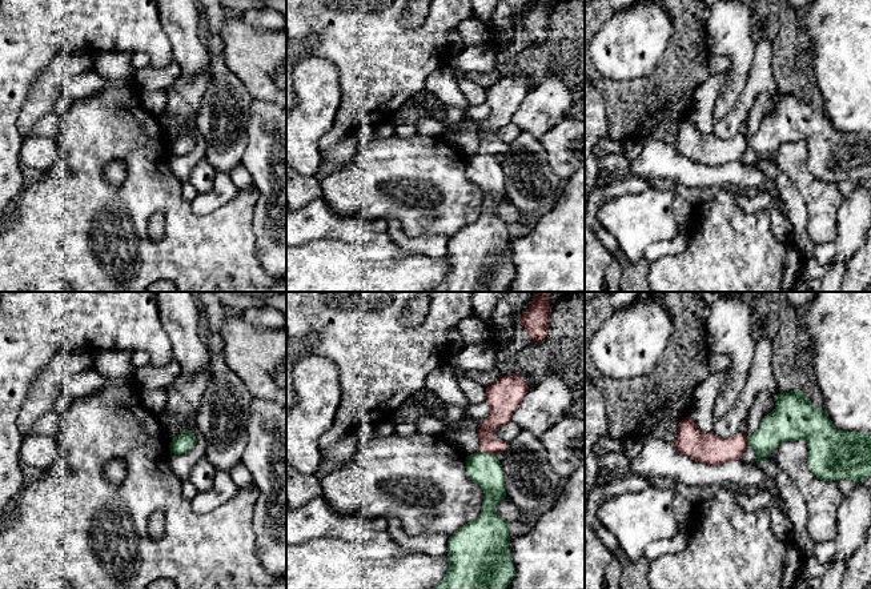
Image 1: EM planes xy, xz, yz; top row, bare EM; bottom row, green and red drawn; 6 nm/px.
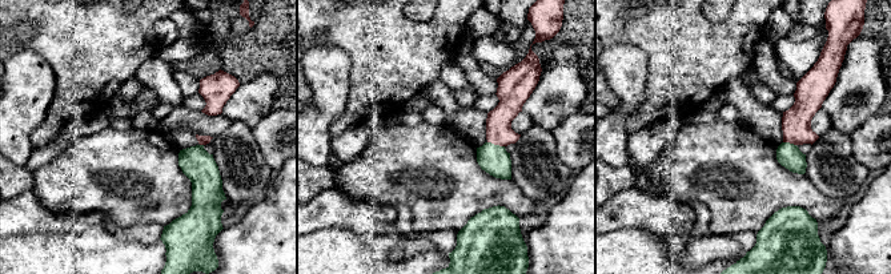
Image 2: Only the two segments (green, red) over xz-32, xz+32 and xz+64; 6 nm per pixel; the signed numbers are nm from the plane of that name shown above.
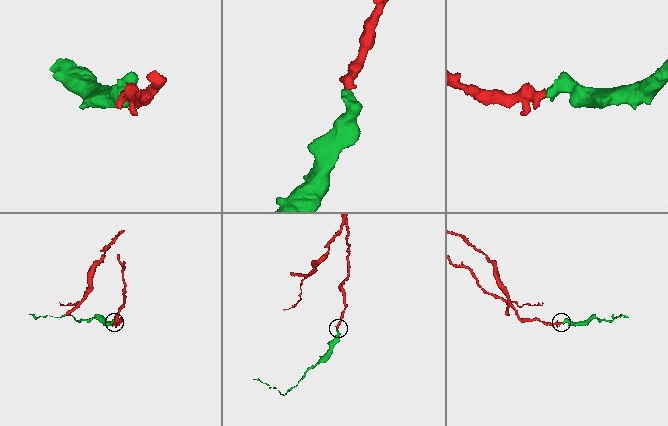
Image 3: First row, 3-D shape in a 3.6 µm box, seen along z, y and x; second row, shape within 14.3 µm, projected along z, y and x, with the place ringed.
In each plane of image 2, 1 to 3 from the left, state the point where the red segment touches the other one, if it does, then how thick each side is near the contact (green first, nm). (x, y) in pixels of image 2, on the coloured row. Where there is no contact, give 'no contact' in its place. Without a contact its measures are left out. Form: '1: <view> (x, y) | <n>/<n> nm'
1: xz-32 (201, 145) | 190/60 nm
2: xz+32 (496, 145) | 180/160 nm
3: xz+64 (789, 142) | 140/180 nm

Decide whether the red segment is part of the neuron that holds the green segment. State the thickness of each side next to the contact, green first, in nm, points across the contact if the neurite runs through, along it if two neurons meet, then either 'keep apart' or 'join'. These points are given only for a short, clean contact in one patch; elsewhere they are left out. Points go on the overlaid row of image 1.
200 nm thick on the green side, 120 nm on the other; runs through xz (484, 469), (486, 453), (488, 427), (500, 415); join

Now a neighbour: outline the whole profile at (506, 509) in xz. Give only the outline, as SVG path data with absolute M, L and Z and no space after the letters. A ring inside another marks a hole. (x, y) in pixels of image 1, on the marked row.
M507 496L503 500L501 500L499 504L495 506L495 513L505 518L507 522L513 522L527 517L525 512L522 512L507 498Z

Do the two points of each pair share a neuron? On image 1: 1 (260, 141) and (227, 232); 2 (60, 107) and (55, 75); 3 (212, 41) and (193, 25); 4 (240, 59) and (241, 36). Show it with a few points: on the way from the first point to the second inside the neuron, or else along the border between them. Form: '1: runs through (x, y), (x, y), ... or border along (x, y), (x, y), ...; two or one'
1: border along (253, 184), (257, 192), (253, 216); two
2: border along (64, 91), (59, 96), (53, 111); two
3: border along (201, 13), (205, 25); two
4: runs through (241, 53), (241, 41); one

